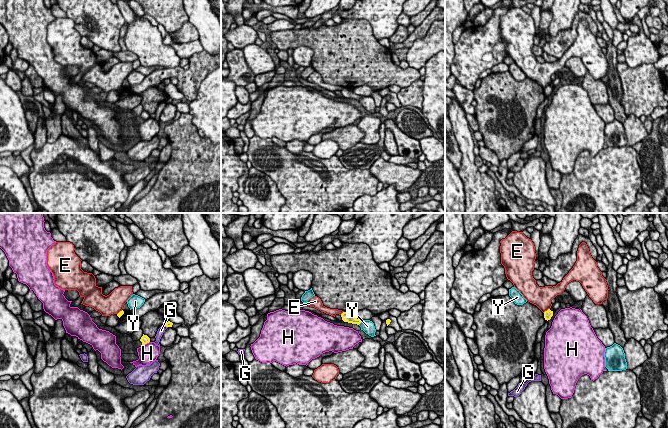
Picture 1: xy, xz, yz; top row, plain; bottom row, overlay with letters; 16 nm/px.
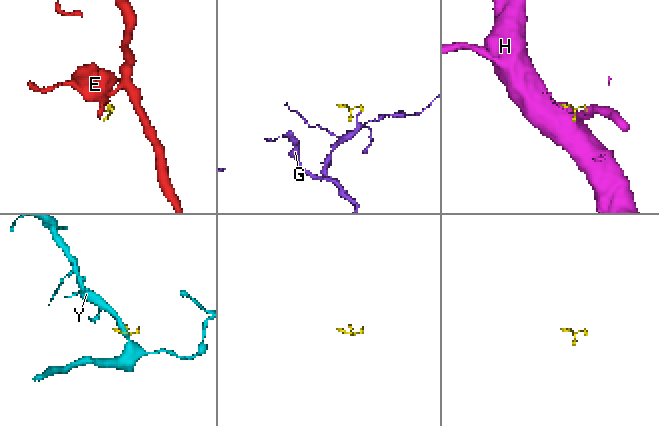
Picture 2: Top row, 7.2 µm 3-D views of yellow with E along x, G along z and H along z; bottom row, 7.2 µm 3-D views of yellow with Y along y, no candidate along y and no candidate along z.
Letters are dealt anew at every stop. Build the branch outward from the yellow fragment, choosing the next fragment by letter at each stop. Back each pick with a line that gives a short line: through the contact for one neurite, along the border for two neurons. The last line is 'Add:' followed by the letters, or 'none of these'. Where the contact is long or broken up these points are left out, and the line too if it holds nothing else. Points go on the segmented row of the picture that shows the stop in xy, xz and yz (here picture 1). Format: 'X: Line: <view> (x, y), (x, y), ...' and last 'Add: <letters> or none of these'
Add: none of these

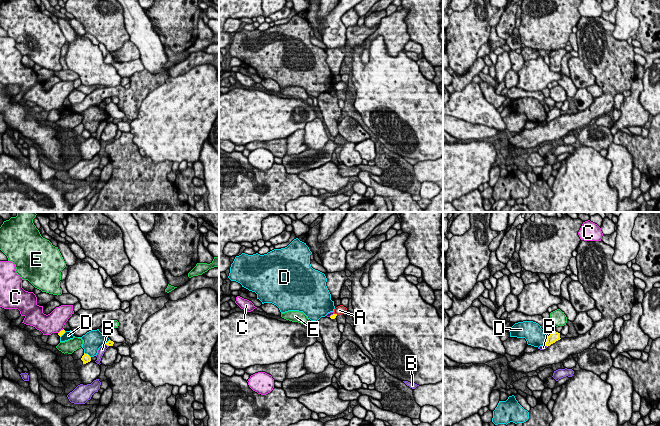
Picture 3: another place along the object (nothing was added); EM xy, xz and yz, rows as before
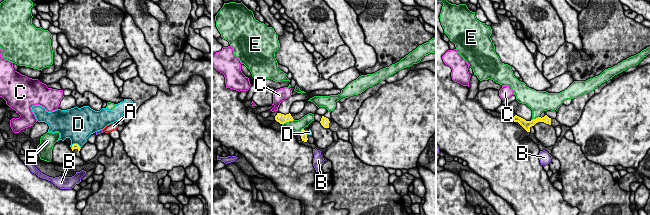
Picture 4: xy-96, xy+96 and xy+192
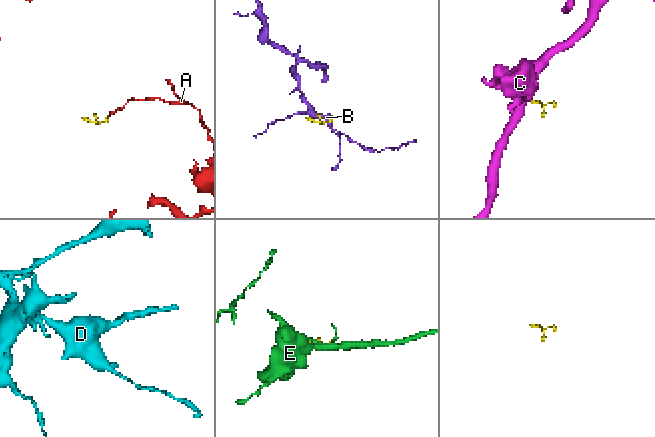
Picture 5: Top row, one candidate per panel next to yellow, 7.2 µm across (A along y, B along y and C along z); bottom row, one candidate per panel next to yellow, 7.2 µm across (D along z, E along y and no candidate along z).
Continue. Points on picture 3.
Add: E

